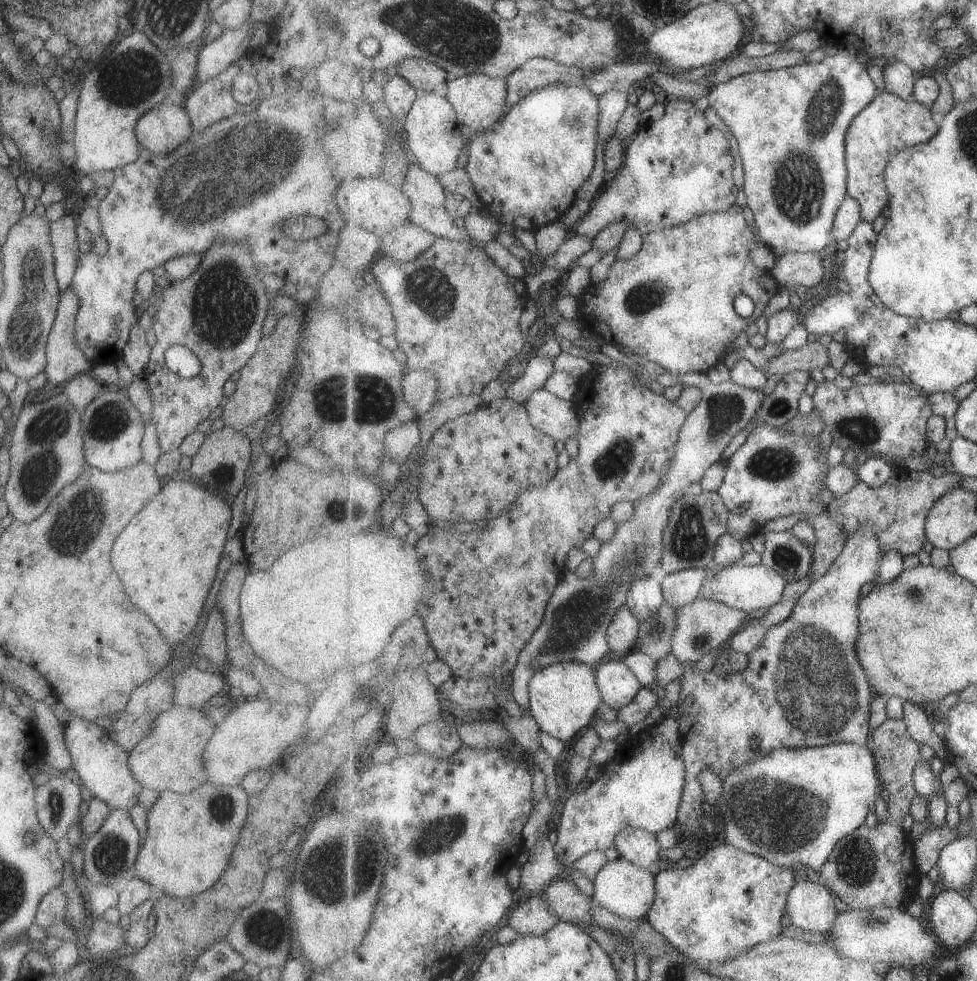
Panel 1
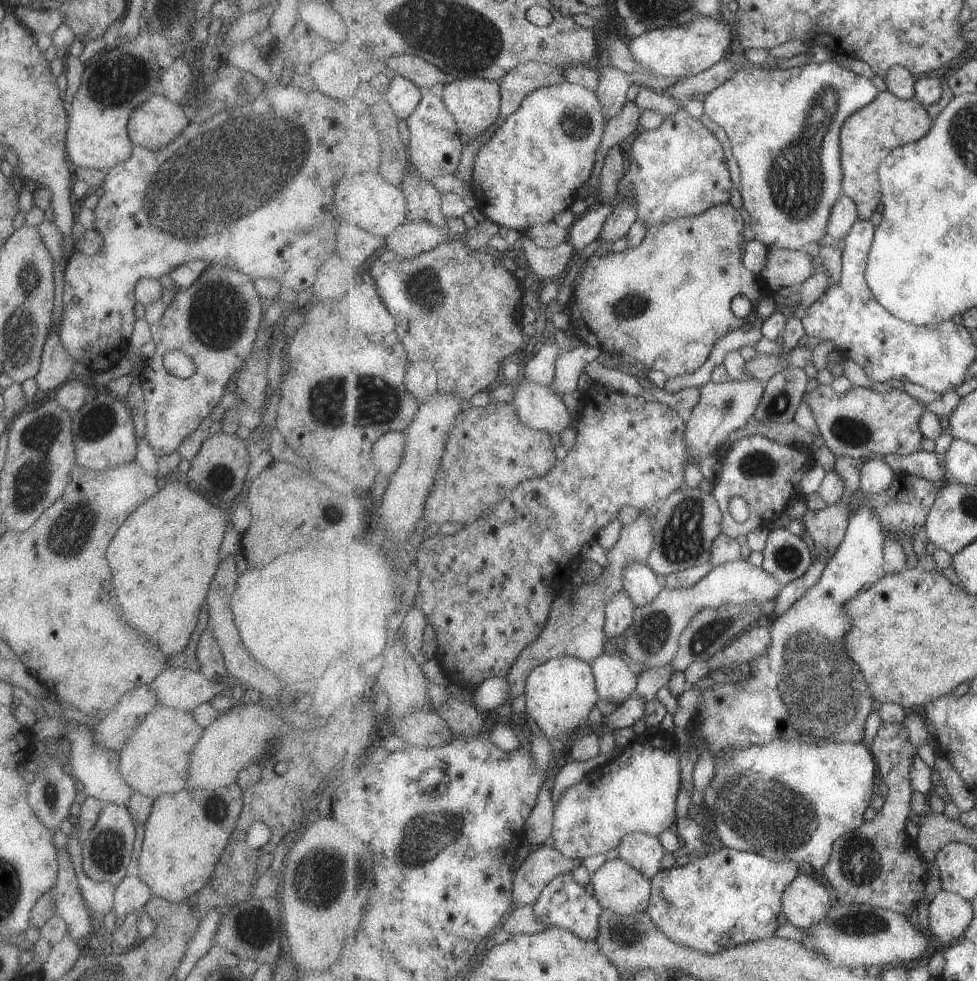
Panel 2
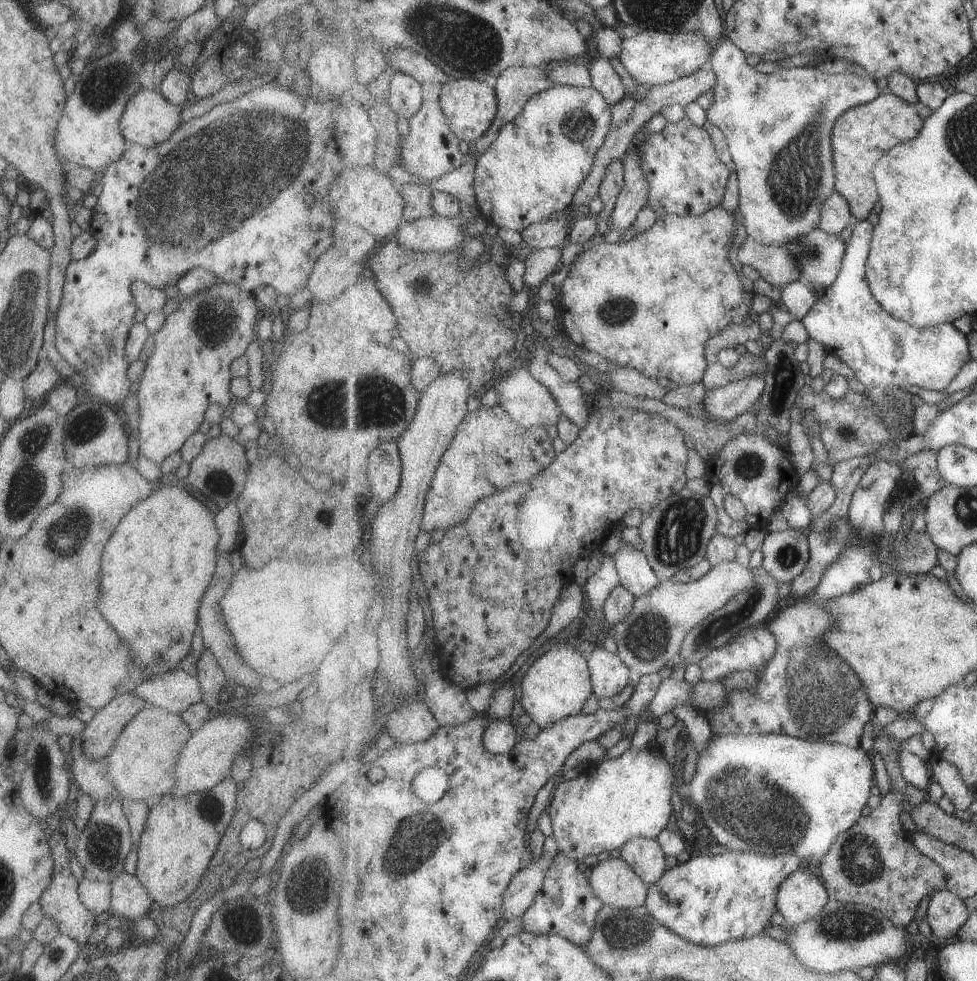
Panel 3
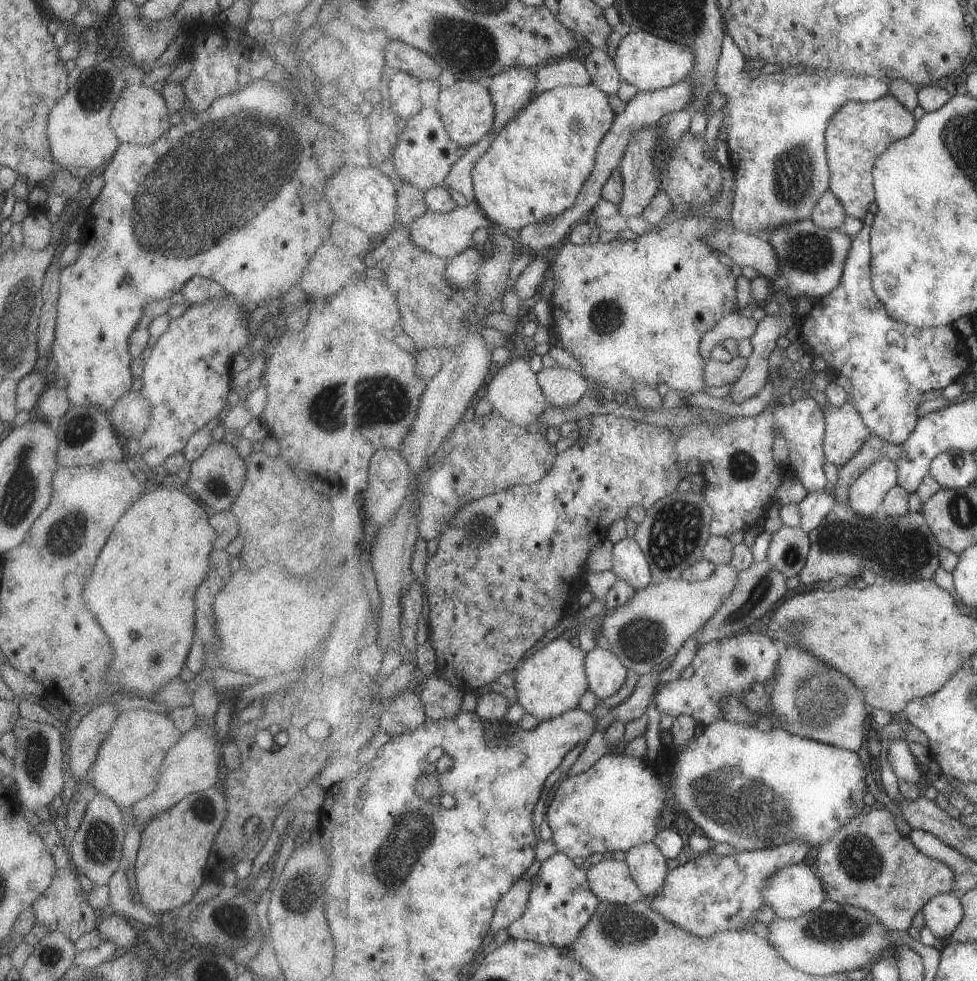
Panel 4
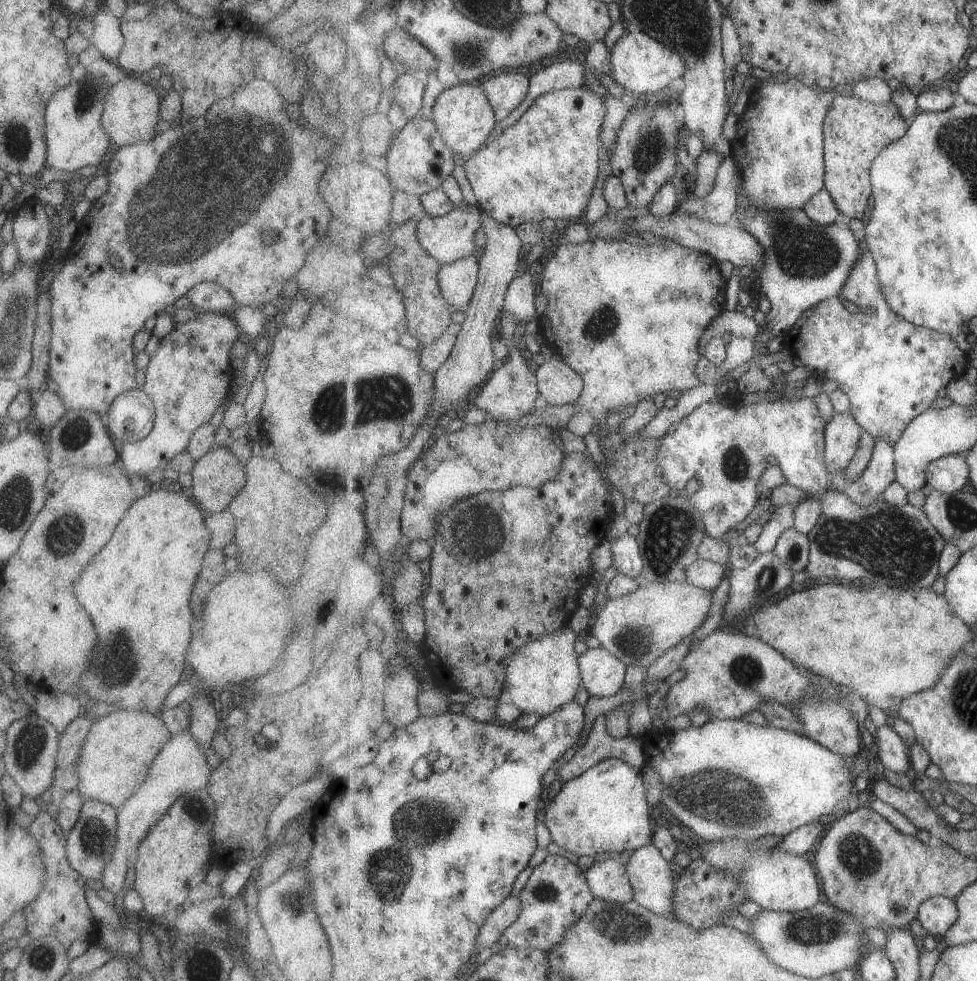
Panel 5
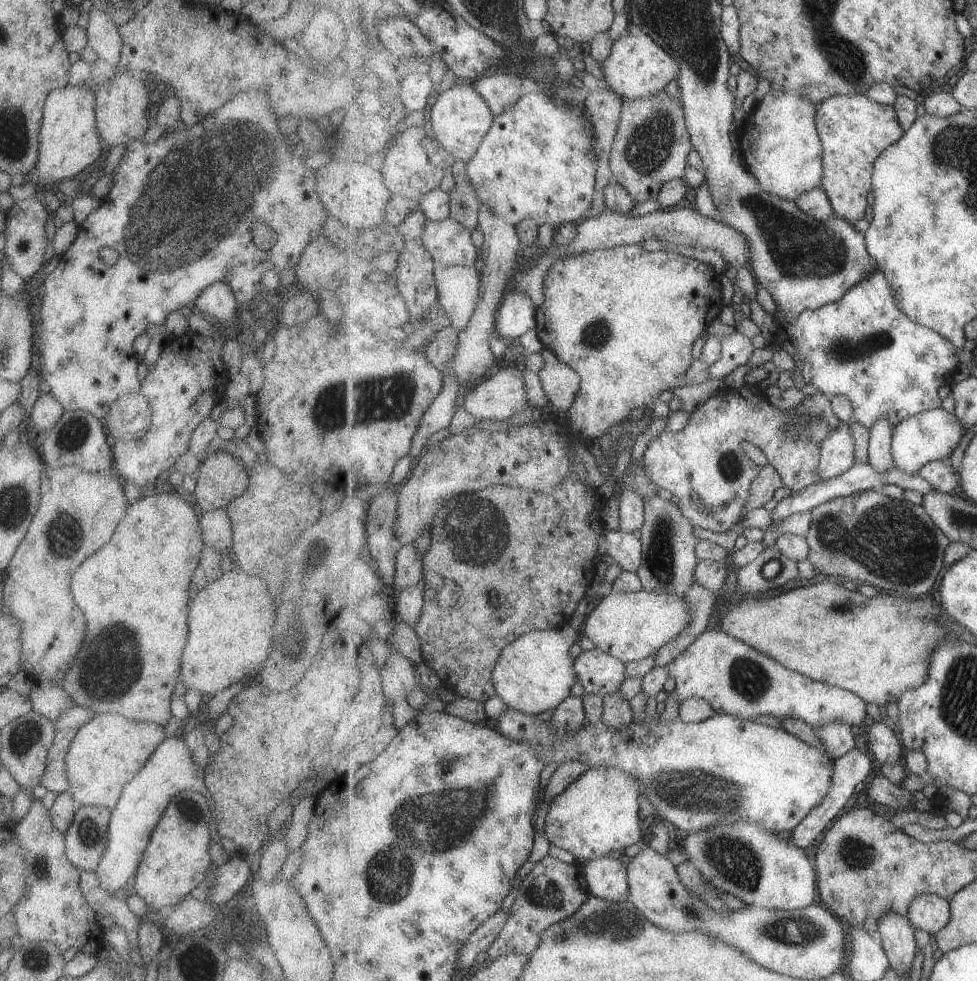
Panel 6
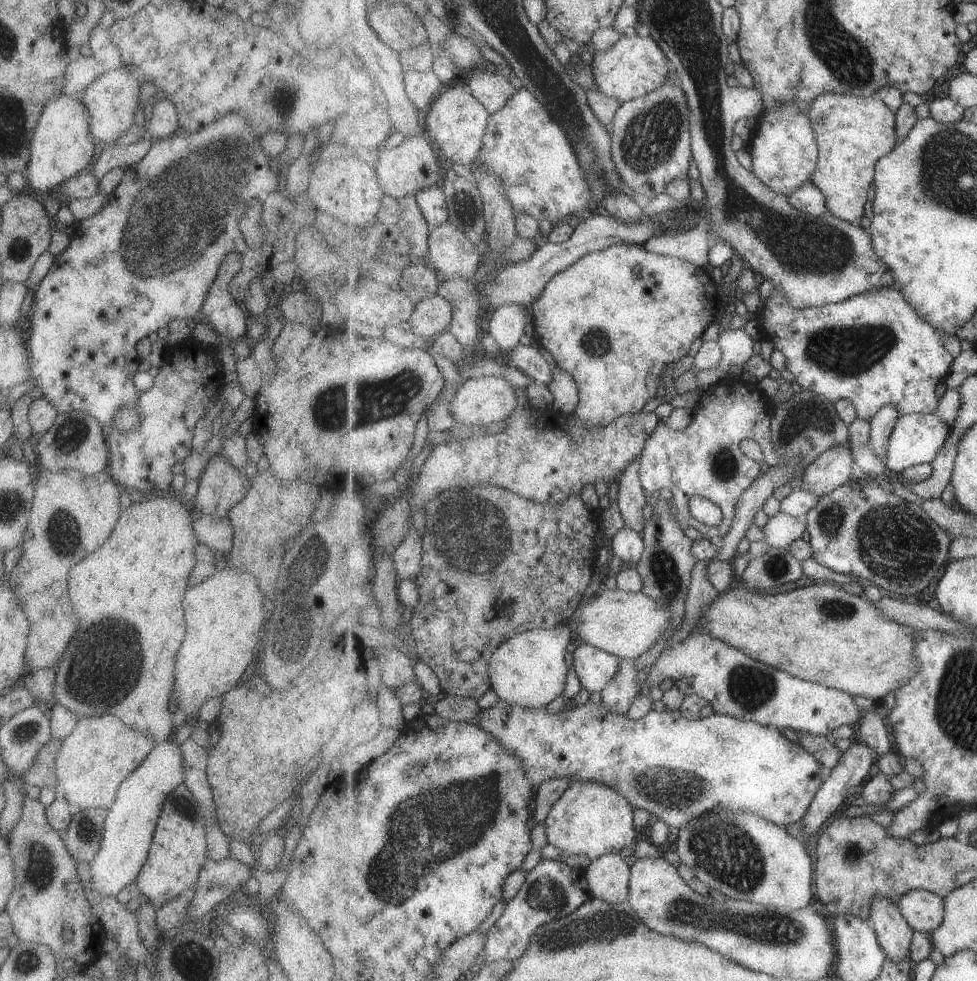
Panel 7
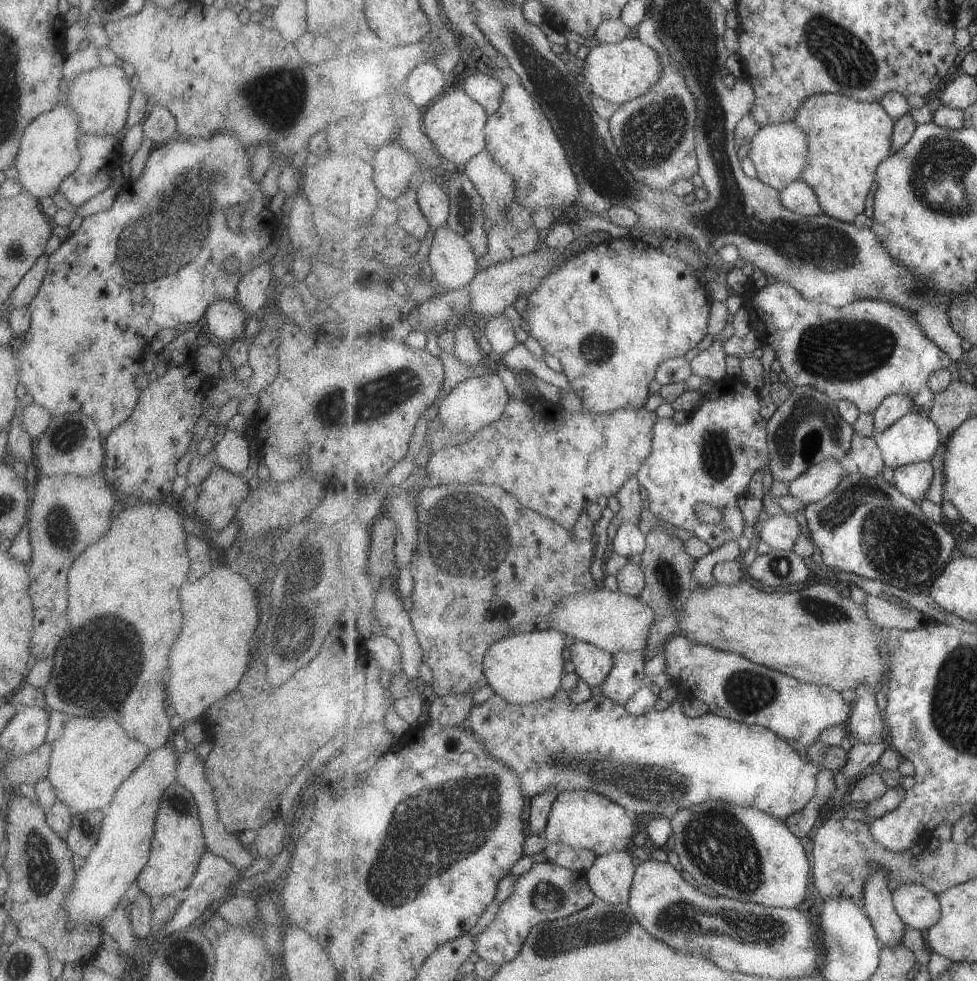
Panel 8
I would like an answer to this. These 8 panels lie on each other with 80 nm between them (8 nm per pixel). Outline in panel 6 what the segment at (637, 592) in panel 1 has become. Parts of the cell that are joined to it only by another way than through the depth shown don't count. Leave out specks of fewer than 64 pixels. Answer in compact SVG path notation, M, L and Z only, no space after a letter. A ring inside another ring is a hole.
M606 531L601 538L601 552L610 555L623 570L638 572L643 563L644 549L640 533Z

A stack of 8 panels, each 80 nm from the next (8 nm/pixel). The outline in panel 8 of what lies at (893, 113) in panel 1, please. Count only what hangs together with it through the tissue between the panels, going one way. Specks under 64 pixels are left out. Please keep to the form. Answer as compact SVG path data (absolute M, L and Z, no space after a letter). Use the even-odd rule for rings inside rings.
M819 93L805 101L795 122L811 136L810 165L801 180L807 181L818 194L823 212L840 221L852 223L859 214L865 212L865 200L876 181L877 166L892 154L896 120L879 101L856 101L839 93Z

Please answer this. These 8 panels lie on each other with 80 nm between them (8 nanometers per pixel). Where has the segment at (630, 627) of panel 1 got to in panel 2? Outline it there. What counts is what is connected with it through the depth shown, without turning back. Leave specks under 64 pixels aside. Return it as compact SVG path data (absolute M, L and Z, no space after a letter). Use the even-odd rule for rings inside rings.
M626 591L619 592L619 594L613 596L613 600L609 600L606 609L606 626L605 636L611 640L616 639L620 642L620 637L627 632L627 628L633 624L633 616L635 615L636 605L631 596Z

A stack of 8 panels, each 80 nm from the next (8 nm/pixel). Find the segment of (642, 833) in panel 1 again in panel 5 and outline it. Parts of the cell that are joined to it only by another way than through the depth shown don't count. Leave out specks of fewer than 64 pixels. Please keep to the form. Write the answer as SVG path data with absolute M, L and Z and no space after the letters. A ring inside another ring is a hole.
M654 843L647 844L639 848L632 854L628 864L628 876L632 882L634 900L641 904L643 908L651 910L651 914L665 916L668 919L675 919L673 908L675 908L675 877L671 864L674 862L667 860Z

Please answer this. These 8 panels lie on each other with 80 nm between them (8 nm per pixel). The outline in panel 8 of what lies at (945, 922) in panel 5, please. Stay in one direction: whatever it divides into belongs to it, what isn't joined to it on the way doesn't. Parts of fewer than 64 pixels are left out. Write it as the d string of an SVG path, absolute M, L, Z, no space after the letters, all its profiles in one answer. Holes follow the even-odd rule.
M909 883L893 891L892 895L897 912L907 927L925 935L941 920L940 897L925 885Z

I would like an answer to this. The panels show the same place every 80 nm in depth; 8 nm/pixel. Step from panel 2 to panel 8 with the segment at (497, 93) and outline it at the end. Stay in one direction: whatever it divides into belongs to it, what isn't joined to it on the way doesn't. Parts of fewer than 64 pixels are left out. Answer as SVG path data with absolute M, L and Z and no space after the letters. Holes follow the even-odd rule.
M463 88L461 90L449 89L428 108L422 118L426 128L426 136L431 140L437 152L445 157L450 165L467 165L481 151L486 149L485 127L490 115L479 102L473 100L472 96Z

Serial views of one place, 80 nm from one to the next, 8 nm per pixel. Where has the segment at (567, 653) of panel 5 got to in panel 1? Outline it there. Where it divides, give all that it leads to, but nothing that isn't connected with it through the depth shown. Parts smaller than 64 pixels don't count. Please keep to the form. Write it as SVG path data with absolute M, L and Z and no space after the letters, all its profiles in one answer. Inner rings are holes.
M577 661L549 665L537 671L530 682L529 710L532 716L541 730L563 742L573 740L583 728L591 726L601 702L604 702L604 698L596 679L596 669Z

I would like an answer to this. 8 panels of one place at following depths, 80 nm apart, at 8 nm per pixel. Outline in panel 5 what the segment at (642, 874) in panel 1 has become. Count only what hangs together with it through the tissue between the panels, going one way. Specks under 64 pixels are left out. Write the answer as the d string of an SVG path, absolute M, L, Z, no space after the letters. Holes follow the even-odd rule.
M617 856L593 863L586 872L586 878L596 898L615 903L630 903L634 900L628 864L621 862Z

